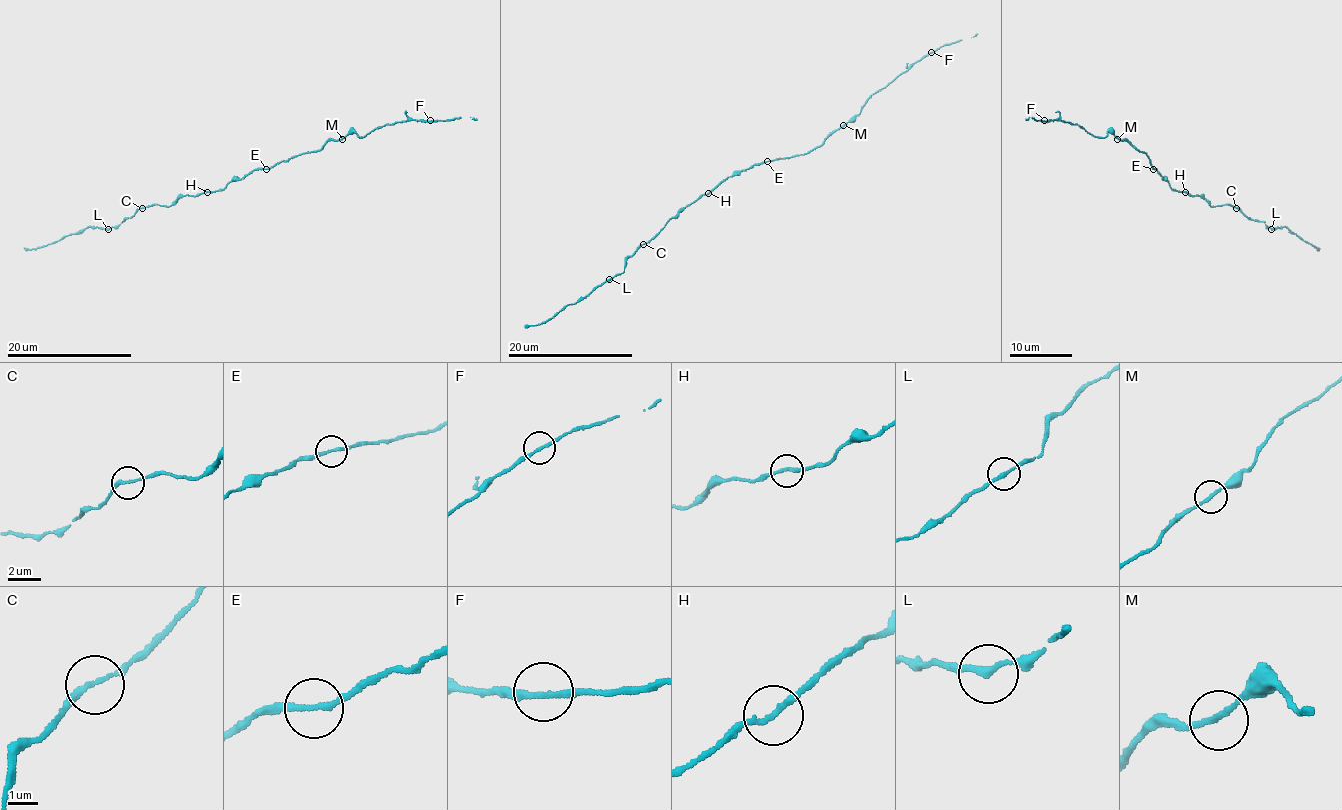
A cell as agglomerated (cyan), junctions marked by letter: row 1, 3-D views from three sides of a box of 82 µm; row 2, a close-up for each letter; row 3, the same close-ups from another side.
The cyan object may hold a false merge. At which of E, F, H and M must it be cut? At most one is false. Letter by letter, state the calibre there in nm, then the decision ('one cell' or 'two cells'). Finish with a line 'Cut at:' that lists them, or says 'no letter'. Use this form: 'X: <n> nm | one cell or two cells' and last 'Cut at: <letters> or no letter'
E: 190 nm | one cell
F: 180 nm | one cell
H: 200 nm | one cell
M: 180 nm | one cell
Cut at: no letter

